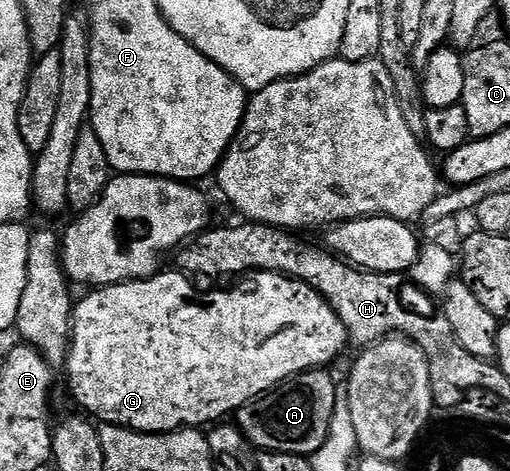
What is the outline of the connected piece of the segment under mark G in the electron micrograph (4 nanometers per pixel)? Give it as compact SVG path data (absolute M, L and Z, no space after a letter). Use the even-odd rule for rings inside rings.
M175 269L161 270L159 273L151 275L148 279L130 279L126 283L111 283L108 287L97 287L87 292L88 296L84 300L75 304L72 312L72 342L68 345L68 361L66 364L66 372L68 371L68 383L72 386L72 395L85 407L83 410L87 412L93 420L99 421L104 425L113 427L129 427L132 431L146 431L149 433L163 433L166 431L178 431L181 429L200 429L203 423L207 425L215 424L217 421L223 420L225 417L231 416L240 410L245 403L249 403L252 399L257 399L259 395L265 395L267 391L271 391L273 387L280 386L288 379L292 379L295 375L301 375L303 371L315 371L317 369L327 368L328 363L332 363L344 351L344 346L349 346L350 340L348 331L342 325L342 321L338 317L338 313L334 313L334 309L321 297L320 292L314 290L310 285L306 285L300 279L291 279L288 275L280 275L277 271L253 271L241 278L237 287L232 287L229 291L199 291L192 283L193 280L187 274L181 273Z

